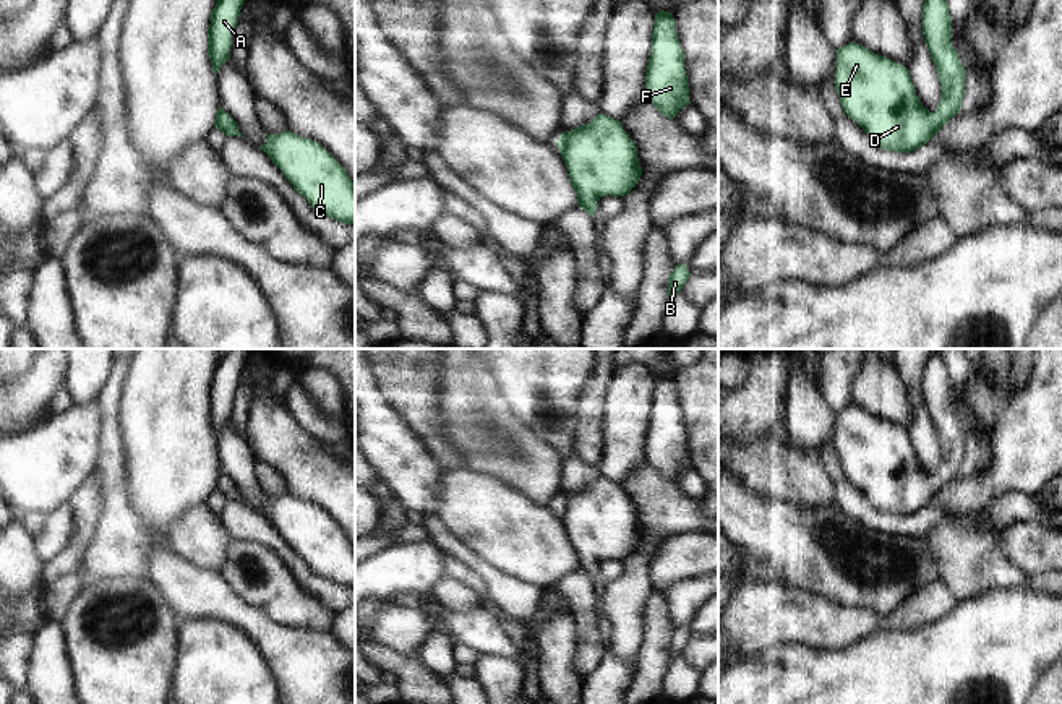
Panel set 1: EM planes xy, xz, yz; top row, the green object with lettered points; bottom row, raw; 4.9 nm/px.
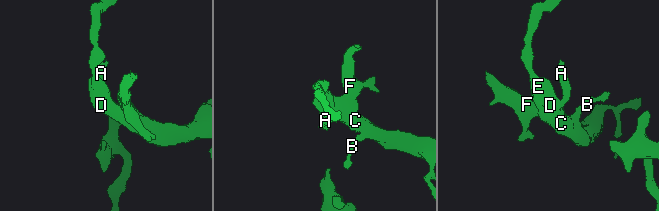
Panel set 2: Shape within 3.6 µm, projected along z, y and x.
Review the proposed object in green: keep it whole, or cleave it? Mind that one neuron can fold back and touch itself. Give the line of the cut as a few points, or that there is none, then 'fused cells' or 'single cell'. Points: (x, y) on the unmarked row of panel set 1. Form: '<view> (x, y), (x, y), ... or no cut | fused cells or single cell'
no cut | single cell

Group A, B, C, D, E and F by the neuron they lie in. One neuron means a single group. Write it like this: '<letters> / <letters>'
A B C D E F

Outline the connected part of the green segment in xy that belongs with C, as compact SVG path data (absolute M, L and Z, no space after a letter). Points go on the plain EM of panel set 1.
M287 493L268 496L259 513L319 577L355 587L355 547L319 506Z

